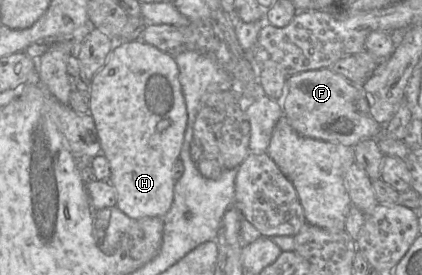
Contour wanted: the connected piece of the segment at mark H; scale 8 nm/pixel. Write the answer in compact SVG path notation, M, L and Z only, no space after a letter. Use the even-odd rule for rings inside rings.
M142 40L116 41L106 63L93 76L90 109L103 154L110 164L109 182L117 194L116 207L131 219L163 218L174 196L173 165L181 152L187 126L187 109L175 57Z

